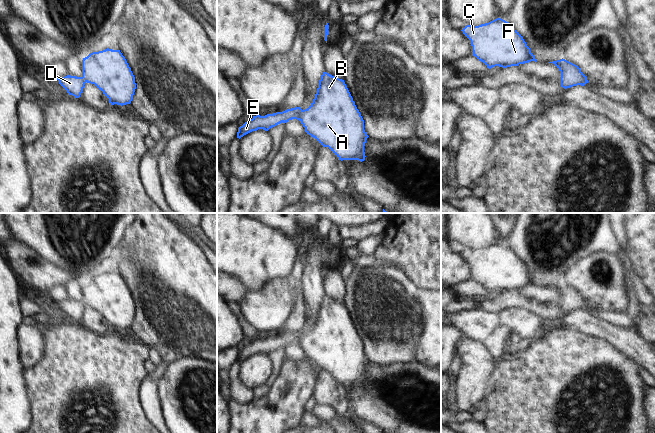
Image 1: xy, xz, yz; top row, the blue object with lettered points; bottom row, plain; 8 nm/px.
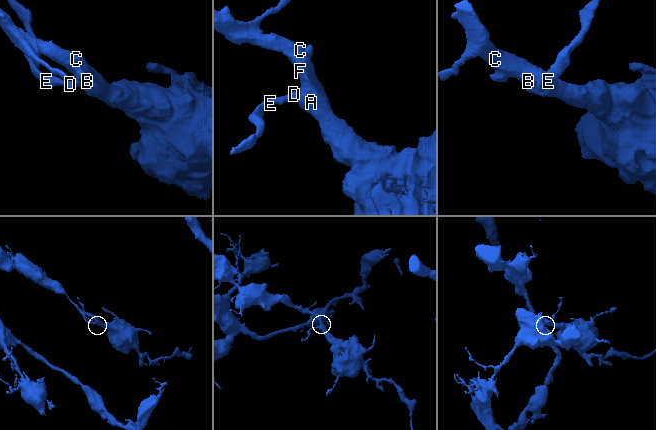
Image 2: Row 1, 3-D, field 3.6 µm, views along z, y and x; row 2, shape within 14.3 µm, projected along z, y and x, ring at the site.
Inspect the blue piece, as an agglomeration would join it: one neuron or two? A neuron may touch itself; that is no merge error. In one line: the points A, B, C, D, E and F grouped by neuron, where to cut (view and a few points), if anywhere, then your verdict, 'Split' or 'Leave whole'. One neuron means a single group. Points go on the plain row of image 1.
Groups: A B C D E F. No split. Leave whole

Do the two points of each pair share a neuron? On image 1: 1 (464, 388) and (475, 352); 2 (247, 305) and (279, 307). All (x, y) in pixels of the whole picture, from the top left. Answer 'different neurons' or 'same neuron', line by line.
1: same neuron
2: same neuron

